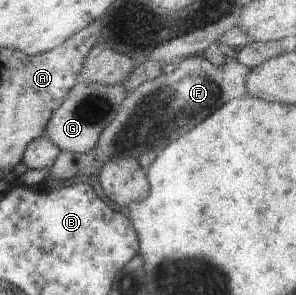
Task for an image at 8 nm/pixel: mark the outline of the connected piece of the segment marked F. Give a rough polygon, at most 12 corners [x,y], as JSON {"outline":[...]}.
{"outline":[[153,64],[97,145],[60,151],[44,184],[137,159],[236,97],[251,69]]}

